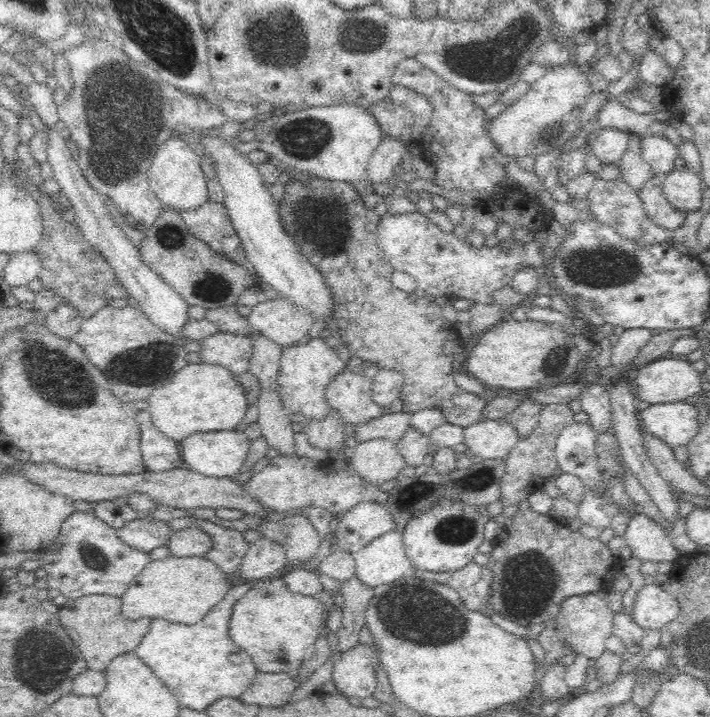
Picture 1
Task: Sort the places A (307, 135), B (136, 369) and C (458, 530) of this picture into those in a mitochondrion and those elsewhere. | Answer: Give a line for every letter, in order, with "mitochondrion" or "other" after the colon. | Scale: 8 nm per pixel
A: mitochondrion
B: mitochondrion
C: mitochondrion

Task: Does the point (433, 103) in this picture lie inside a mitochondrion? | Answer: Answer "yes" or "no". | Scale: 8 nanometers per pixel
no

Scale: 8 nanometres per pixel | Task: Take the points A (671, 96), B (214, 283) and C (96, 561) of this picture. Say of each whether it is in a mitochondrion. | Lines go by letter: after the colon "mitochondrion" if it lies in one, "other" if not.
A: other
B: mitochondrion
C: mitochondrion

